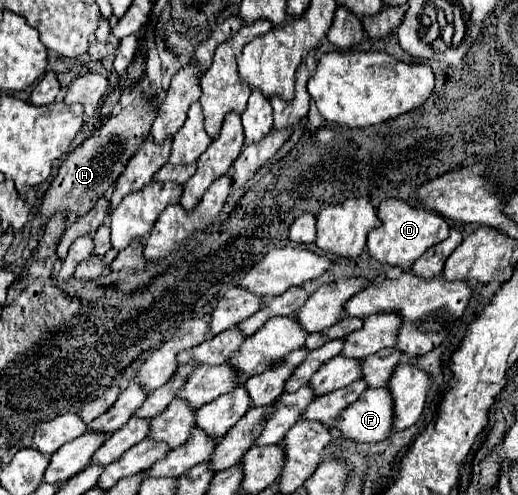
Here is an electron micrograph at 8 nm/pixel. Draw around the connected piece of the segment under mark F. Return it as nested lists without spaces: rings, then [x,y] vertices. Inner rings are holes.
[[[388,387],[366,389],[358,401],[346,407],[340,415],[340,435],[352,441],[384,441],[392,435],[394,401]]]

